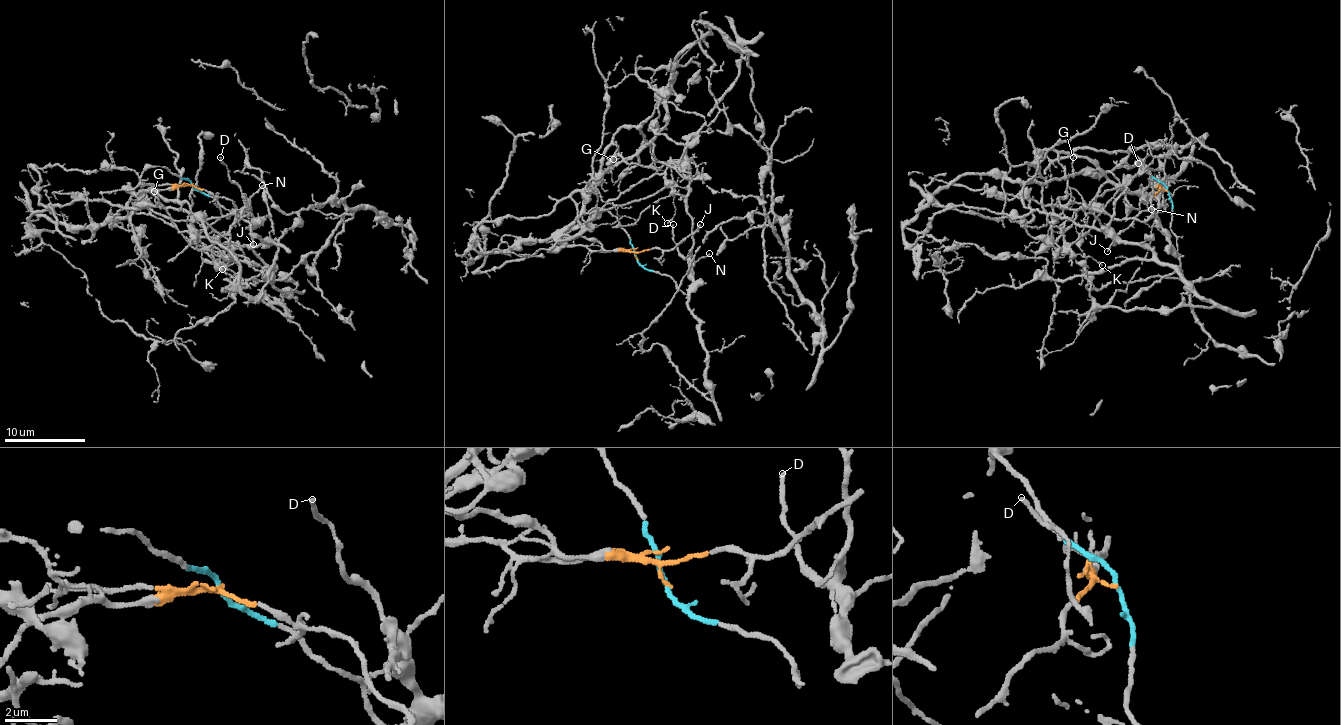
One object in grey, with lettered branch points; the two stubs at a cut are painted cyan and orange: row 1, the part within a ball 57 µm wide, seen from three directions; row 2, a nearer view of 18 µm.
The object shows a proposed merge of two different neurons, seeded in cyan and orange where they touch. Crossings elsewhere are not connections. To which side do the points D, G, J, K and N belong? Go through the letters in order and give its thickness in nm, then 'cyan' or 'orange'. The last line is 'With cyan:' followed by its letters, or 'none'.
D: 140 nm thick; cyan
G: 150 nm thick; orange
J: 180 nm thick; orange
K: 130 nm thick; orange
N: 140 nm thick; cyan
With cyan: D, N

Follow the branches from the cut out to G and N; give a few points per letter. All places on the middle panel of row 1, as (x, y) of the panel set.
G: (637, 259), (633, 253), (605, 249), (599, 243), (573, 239), (564, 232), (591, 186), (616, 164), (613, 159)
N: (637, 259), (646, 268), (659, 271), (684, 291), (693, 282), (694, 263), (709, 253)

